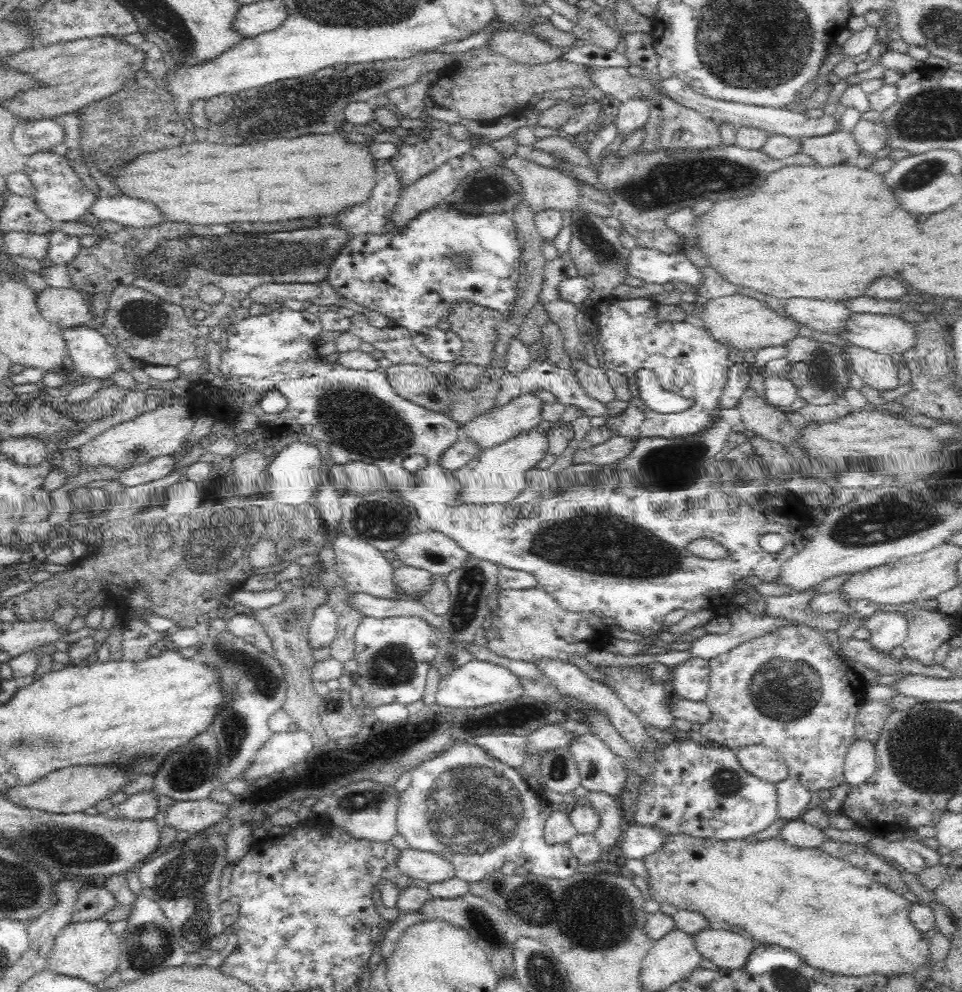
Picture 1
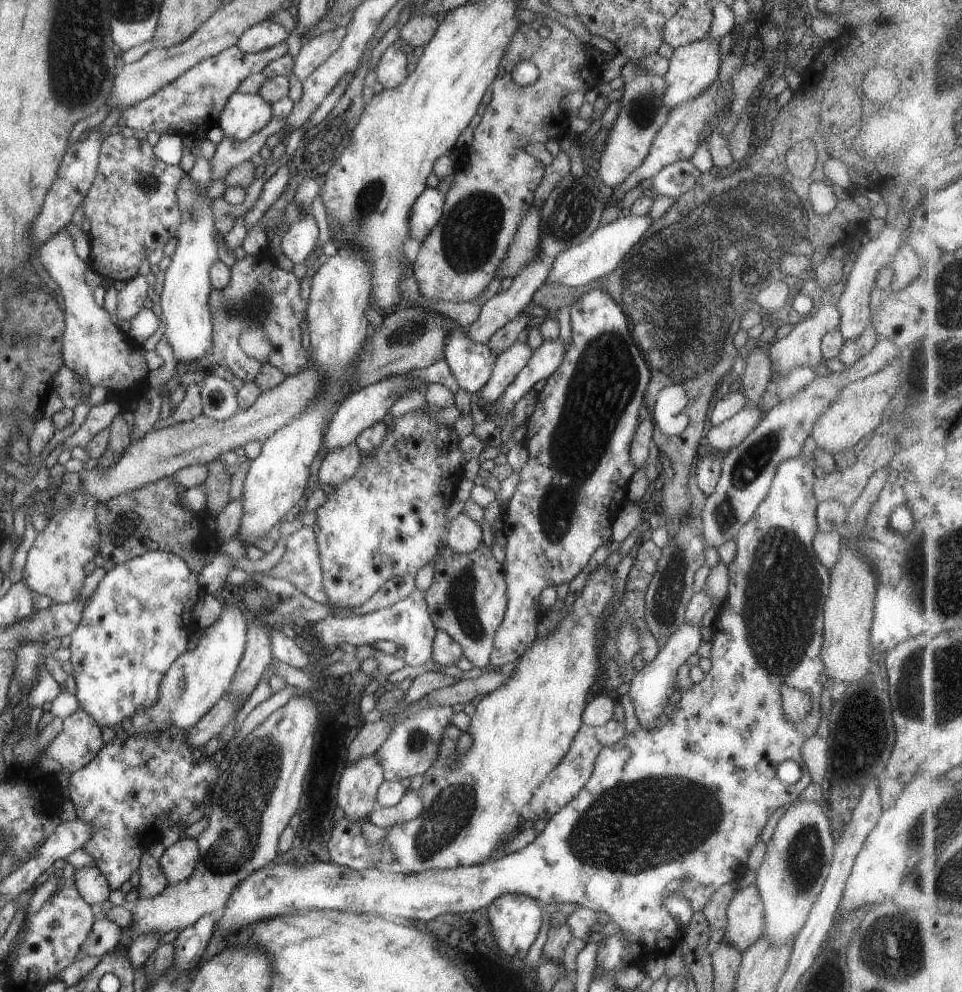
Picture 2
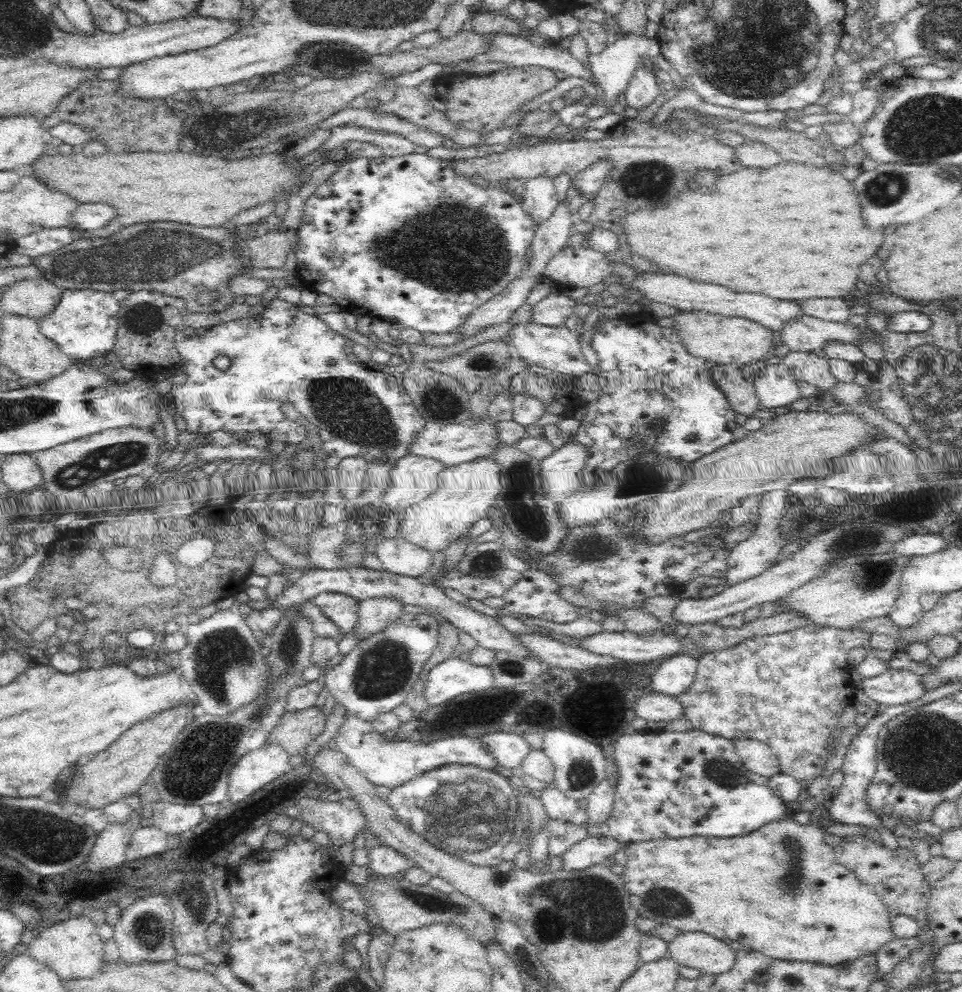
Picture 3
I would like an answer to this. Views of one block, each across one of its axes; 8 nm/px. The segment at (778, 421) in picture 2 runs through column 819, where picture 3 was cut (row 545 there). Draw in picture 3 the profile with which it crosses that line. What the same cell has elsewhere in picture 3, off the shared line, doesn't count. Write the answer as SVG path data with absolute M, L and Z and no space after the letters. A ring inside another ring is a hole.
M404 537L388 538L379 541L372 549L378 560L383 564L383 570L400 576L420 577L433 563L433 555L430 551L410 543Z

